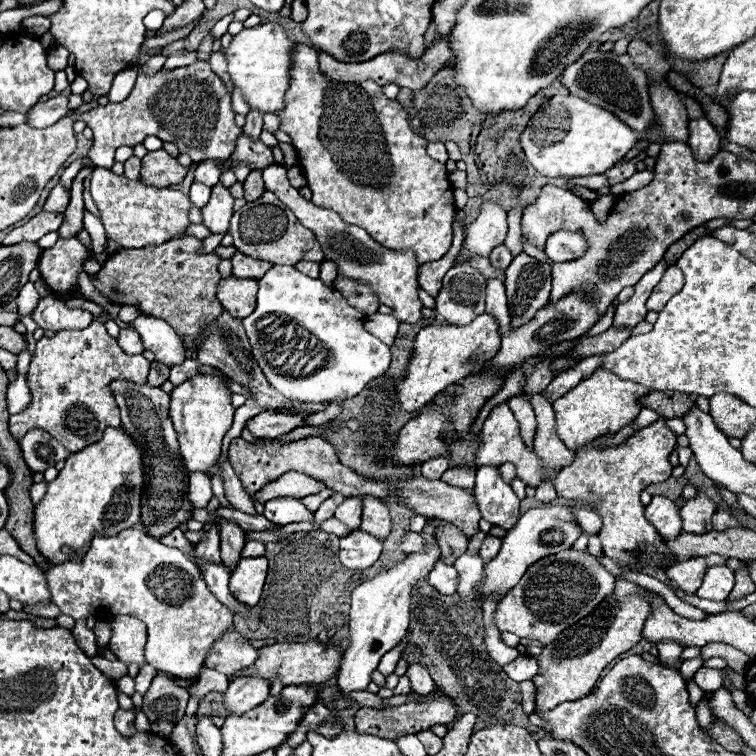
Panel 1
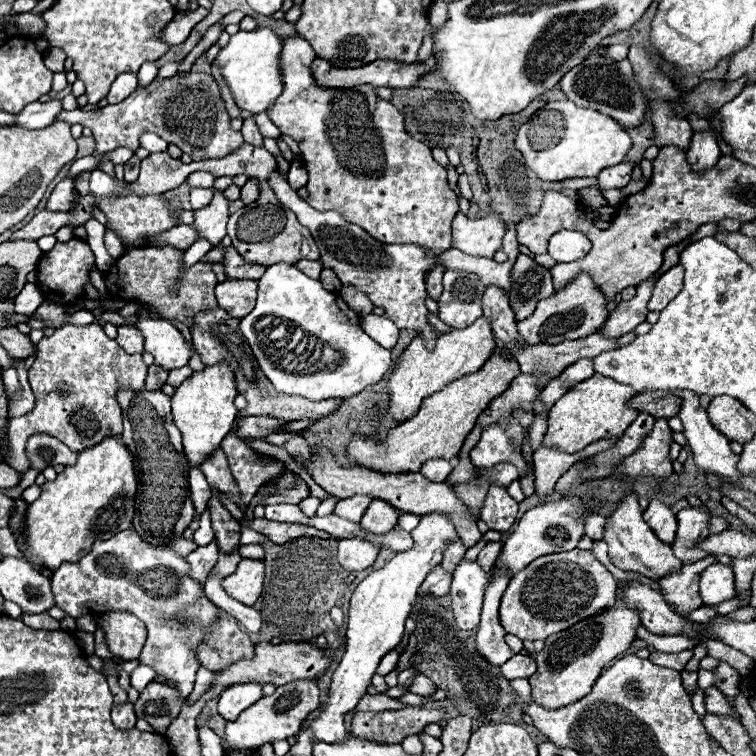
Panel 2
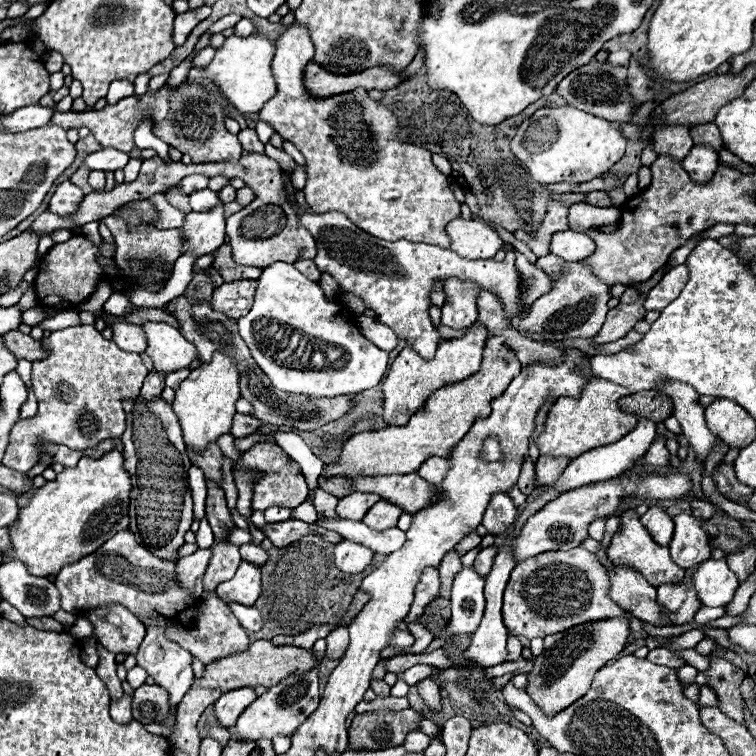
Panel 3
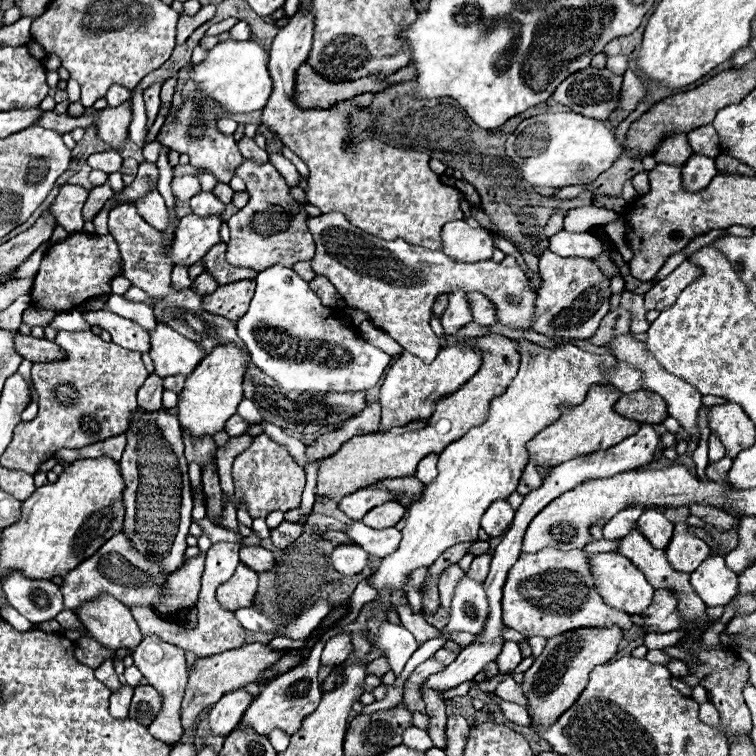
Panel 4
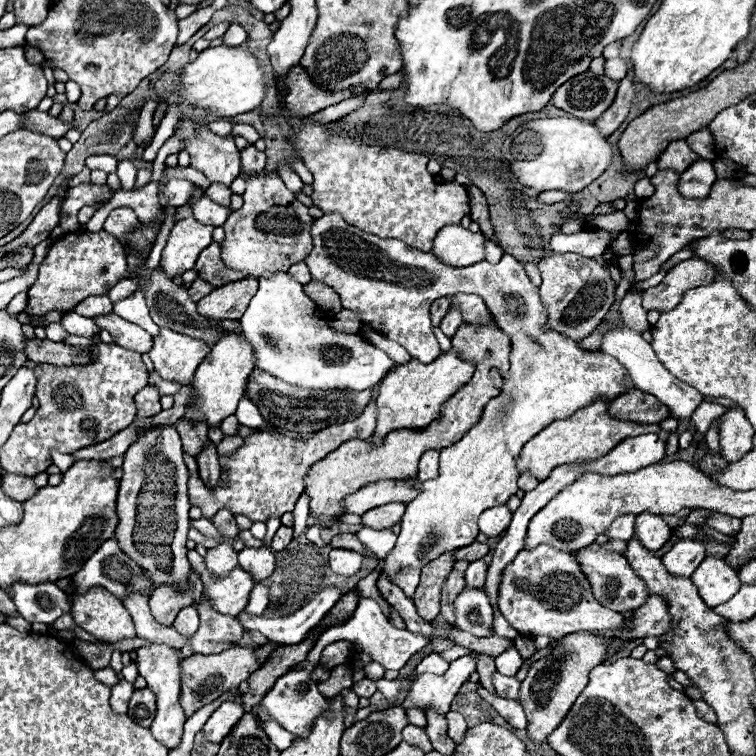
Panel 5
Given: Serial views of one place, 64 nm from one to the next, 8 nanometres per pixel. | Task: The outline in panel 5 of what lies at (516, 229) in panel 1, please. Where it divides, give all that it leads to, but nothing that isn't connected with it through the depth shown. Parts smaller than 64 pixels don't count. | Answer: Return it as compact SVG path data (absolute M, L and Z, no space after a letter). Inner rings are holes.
M324 214L322 218L318 218L312 226L312 238L314 238L314 250L304 260L310 268L312 280L330 286L340 296L342 306L348 310L354 310L360 316L362 324L374 328L376 332L404 346L412 358L418 358L420 362L432 362L436 360L436 356L440 356L440 348L430 322L430 304L442 296L452 296L458 292L482 296L484 302L488 304L490 314L494 316L498 326L510 336L510 342L512 342L508 378L504 376L496 380L500 394L486 404L478 424L472 426L462 440L458 440L448 448L442 448L440 476L434 480L422 482L420 496L416 496L406 506L404 518L400 522L402 532L398 534L396 548L384 560L382 576L392 576L402 566L422 568L450 550L470 546L478 536L478 524L476 524L478 516L484 510L494 508L496 504L506 504L518 492L516 480L520 474L516 470L516 460L520 456L522 446L532 436L536 436L554 420L570 418L572 412L596 400L614 400L616 396L626 392L624 380L628 372L624 370L624 366L618 364L616 358L604 352L580 350L578 342L548 328L548 314L544 312L546 308L540 300L538 290L534 290L534 286L530 284L530 278L526 276L522 264L508 254L504 254L498 264L483 260L466 268L450 268L430 252L416 250L396 238L378 238L374 234L366 234L340 220L340 216L336 214Z

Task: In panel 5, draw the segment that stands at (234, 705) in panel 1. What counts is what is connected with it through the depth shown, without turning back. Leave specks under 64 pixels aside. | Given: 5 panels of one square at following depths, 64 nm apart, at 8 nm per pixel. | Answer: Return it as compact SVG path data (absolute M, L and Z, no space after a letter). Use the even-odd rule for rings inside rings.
M240 694L230 700L230 702L224 702L210 718L208 722L204 724L202 732L204 732L204 738L208 742L220 742L230 730L232 730L232 724L236 724L236 720L240 720L240 716L244 714L242 706L240 706Z

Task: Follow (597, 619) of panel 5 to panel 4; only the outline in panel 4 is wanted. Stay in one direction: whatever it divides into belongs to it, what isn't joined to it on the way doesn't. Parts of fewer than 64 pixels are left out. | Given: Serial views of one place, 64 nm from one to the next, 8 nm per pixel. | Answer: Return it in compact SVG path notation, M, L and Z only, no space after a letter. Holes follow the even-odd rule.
M542 548L536 554L520 554L504 584L502 620L508 628L518 630L526 638L550 638L576 628L632 628L632 618L626 612L616 612L616 608L608 608L600 600L588 568L586 552L562 552L556 548Z

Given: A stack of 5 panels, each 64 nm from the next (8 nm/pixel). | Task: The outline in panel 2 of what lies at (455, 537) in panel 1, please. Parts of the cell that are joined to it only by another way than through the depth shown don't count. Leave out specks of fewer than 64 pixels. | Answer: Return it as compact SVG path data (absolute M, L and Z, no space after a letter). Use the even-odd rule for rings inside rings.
M460 540L452 542L452 544L446 548L446 552L444 552L444 560L442 560L442 564L440 564L440 566L444 568L444 572L454 572L456 566L462 562L464 552L466 552L466 548L464 548L464 544L462 544Z

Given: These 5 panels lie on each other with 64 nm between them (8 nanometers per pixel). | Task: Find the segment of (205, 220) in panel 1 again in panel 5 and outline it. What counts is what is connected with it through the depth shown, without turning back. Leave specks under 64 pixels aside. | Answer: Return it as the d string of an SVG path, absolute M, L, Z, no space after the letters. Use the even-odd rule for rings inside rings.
M194 218L174 224L160 258L160 268L170 280L194 268L196 256L212 242L212 228L214 226L200 224Z

